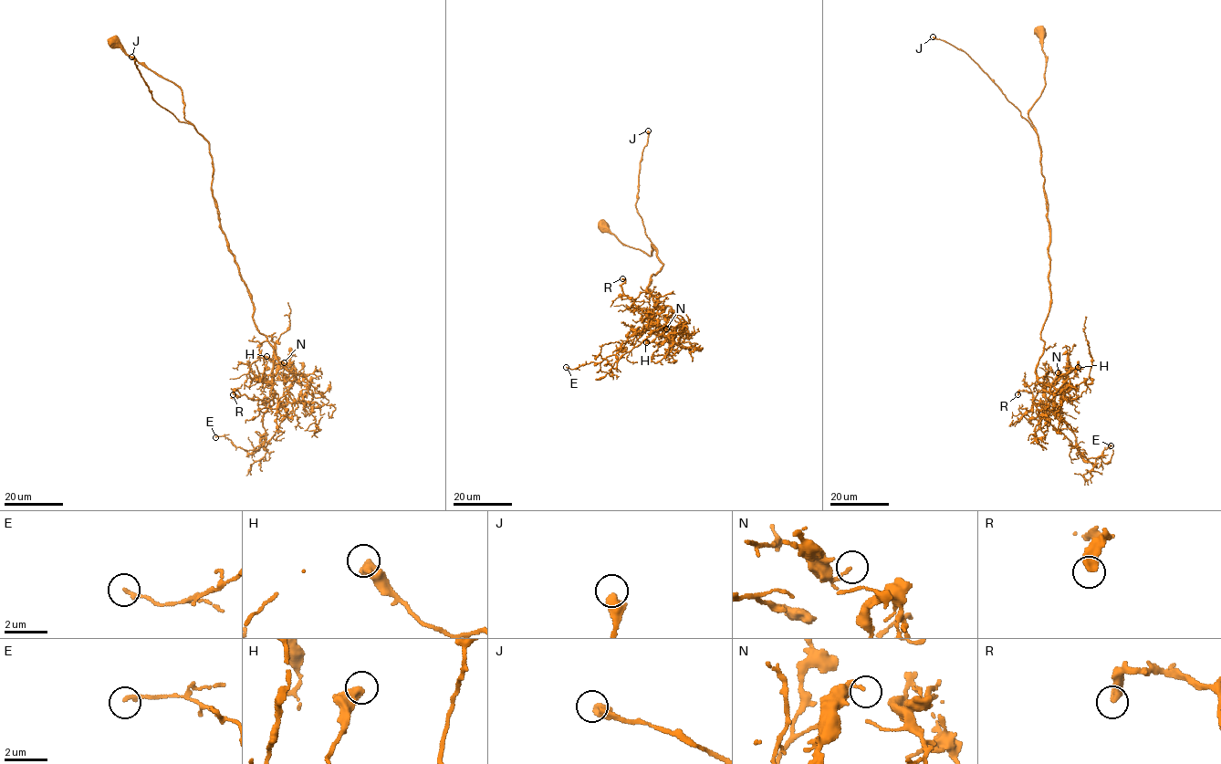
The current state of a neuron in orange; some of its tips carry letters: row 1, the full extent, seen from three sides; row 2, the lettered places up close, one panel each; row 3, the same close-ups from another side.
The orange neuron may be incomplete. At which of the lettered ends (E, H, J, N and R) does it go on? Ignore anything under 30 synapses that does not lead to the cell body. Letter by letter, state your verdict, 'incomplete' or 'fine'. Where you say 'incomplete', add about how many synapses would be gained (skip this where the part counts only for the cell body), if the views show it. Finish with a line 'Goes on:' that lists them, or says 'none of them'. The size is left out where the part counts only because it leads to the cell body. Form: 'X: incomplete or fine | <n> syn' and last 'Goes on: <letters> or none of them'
E: fine
H: fine
J: incomplete | 80 syn
N: fine
R: fine
Goes on: J

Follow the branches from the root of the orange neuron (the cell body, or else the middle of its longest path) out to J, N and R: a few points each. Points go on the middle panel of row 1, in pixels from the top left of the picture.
J: (602, 226), (623, 245), (651, 256), (651, 245), (657, 250), (645, 234), (635, 205), (648, 130)
N: (602, 226), (648, 255), (652, 245), (663, 266), (646, 287), (655, 305), (665, 307), (650, 319), (666, 329)
R: (602, 226), (648, 255), (652, 245), (663, 266), (646, 287), (664, 308), (647, 319), (624, 295), (622, 278)

